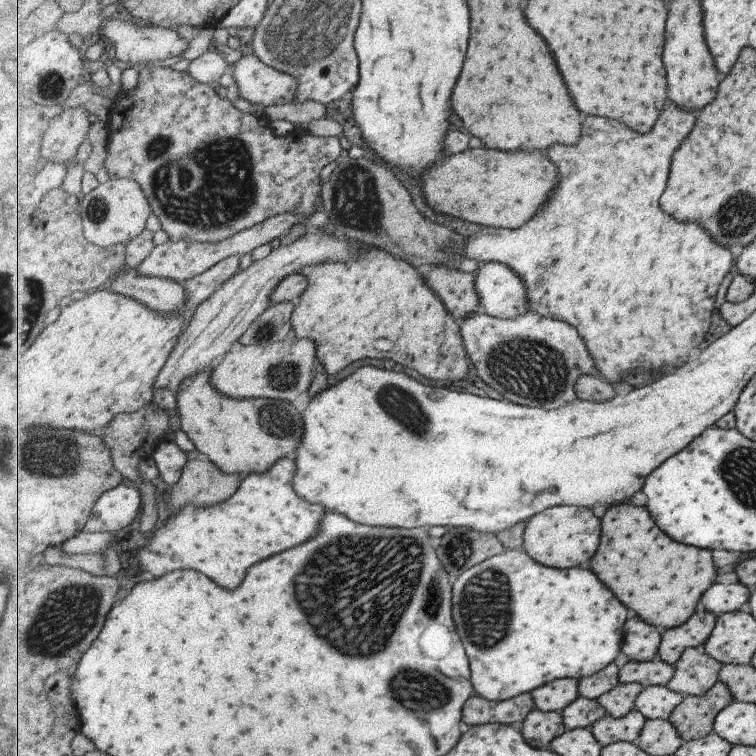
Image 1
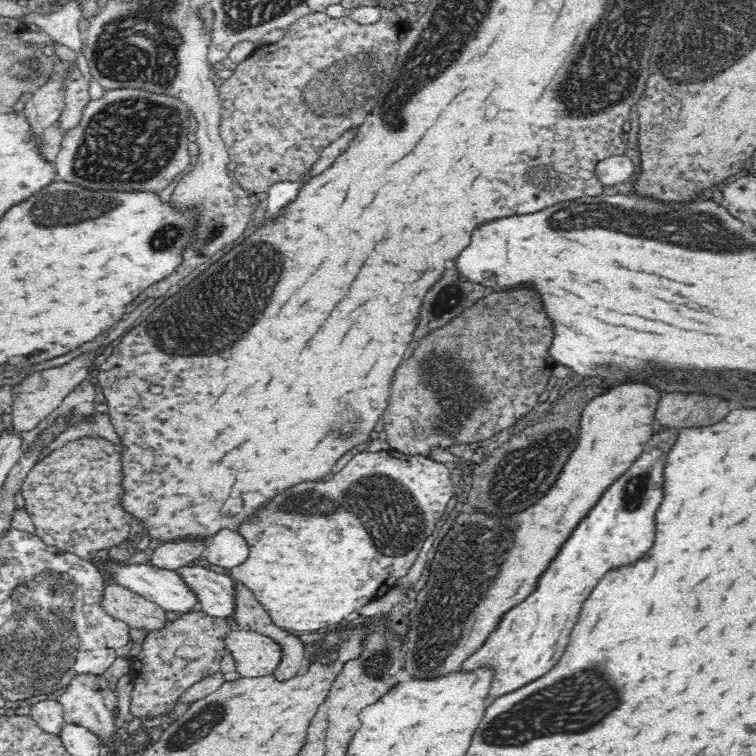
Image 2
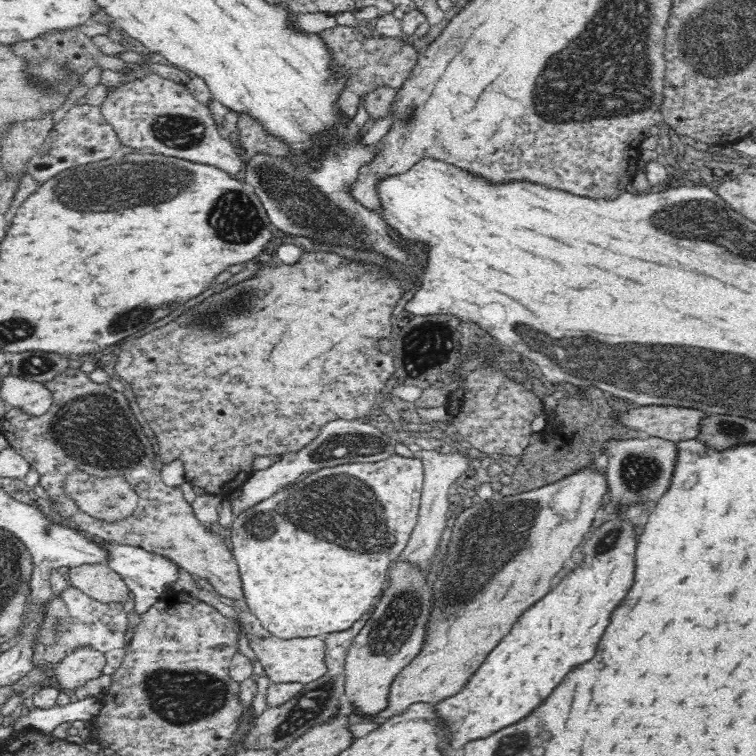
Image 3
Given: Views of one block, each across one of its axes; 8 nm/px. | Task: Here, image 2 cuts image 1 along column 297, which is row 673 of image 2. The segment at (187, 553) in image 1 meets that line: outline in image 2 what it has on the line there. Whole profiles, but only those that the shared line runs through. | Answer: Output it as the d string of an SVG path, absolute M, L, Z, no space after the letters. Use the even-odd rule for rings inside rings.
M656 447L650 452L648 450L650 448L611 484L579 524L580 528L575 528L572 540L568 540L562 548L564 552L556 556L556 564L552 564L552 568L544 574L544 580L540 580L540 588L536 588L524 604L512 608L512 612L504 616L504 624L500 624L500 628L496 628L496 632L488 638L488 644L462 664L464 672L476 672L480 668L494 670L488 702L526 687L554 668L566 650L566 642L578 620L582 602L590 596L594 586L610 574L608 570L634 564L652 548L656 534L654 512L664 498L664 454Z

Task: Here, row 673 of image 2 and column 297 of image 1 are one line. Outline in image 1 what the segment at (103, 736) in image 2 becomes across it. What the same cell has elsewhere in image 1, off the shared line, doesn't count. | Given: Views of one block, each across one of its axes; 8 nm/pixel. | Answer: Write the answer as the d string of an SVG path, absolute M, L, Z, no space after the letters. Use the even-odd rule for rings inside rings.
M256 55L242 57L233 63L232 71L227 72L233 78L236 85L230 87L229 96L241 97L249 103L262 105L263 107L283 105L294 102L294 95L298 93L298 78L292 75L278 72L277 69L264 64Z

